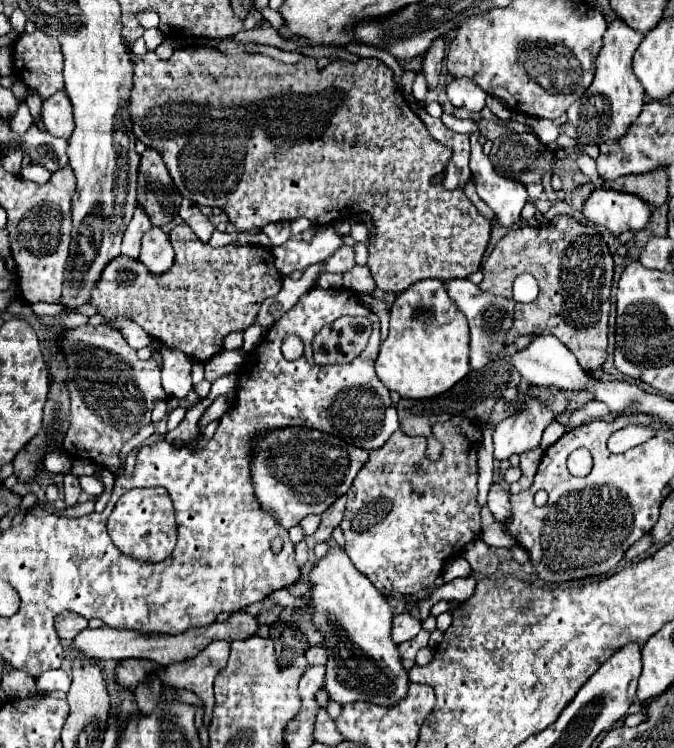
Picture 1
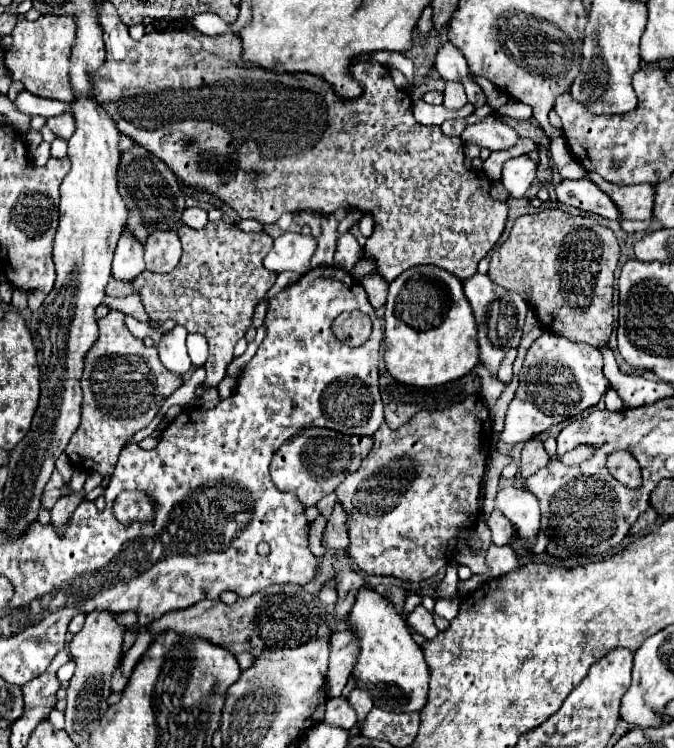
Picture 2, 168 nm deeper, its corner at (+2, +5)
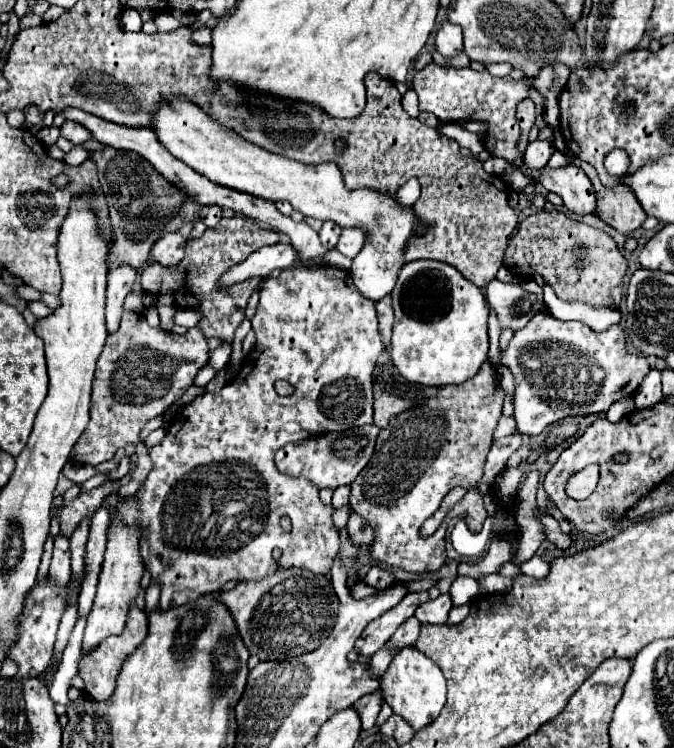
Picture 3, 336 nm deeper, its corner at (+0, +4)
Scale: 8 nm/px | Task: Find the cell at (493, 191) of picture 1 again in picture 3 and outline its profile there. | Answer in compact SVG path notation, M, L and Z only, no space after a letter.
M554 137L530 141L528 147L526 147L526 151L524 151L526 167L530 167L530 169L540 169L540 167L544 167L544 165L548 163L548 159L552 157L554 151L556 151Z

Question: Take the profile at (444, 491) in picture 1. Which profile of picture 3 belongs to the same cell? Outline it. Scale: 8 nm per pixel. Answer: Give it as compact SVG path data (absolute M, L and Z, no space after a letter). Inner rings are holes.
M484 361L478 373L460 383L460 385L448 385L438 389L436 397L428 399L428 403L402 411L396 417L390 419L390 425L386 429L380 429L376 439L376 451L368 465L358 473L358 477L352 483L352 495L350 505L352 509L362 515L374 529L376 539L370 547L370 557L374 565L386 567L386 569L402 569L406 573L434 573L440 569L440 565L446 561L446 529L448 523L454 517L466 517L468 511L482 509L482 495L476 491L476 483L482 477L482 465L486 463L486 455L492 447L492 433L498 425L498 419L502 415L504 405L504 391L500 387L498 371L490 361ZM454 487L464 487L466 495L450 509L438 531L430 537L420 537L418 529L420 525L438 511L442 499L448 495Z

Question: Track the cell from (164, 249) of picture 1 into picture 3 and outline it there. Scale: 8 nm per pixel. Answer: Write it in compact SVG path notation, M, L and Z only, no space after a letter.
M166 233L152 247L152 257L156 259L156 263L160 263L164 267L174 267L182 261L184 247L186 247L186 239L180 233Z

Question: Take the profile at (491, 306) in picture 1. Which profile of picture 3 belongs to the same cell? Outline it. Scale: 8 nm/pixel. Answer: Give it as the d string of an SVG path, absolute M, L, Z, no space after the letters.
M498 279L486 285L486 301L496 309L500 327L510 327L512 331L524 327L528 319L546 307L544 301L540 301L534 293L524 291L520 285L502 283Z

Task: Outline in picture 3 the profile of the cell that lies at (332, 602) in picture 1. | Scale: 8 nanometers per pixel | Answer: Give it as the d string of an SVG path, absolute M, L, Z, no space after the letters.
M404 647L392 659L390 667L382 675L380 689L384 691L386 703L392 707L396 715L400 715L412 729L422 729L430 725L446 703L446 677L442 675L440 667L412 647Z

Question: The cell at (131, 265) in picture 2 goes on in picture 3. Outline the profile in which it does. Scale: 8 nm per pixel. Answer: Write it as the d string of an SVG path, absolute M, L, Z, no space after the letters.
M120 265L108 273L108 289L106 289L106 329L108 333L116 333L120 327L122 305L126 295L132 291L136 279L136 269L130 265Z

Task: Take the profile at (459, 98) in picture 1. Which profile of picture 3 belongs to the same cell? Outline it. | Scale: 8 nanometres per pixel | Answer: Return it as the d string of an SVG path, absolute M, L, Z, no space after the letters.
M444 21L436 35L436 51L442 55L456 55L462 51L462 29L458 25L450 25L450 21Z

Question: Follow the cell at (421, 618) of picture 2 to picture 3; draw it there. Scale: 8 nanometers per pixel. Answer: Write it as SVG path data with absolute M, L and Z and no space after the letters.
M444 593L438 599L422 603L416 609L416 619L422 621L422 623L446 623L450 609L452 609L450 593Z

